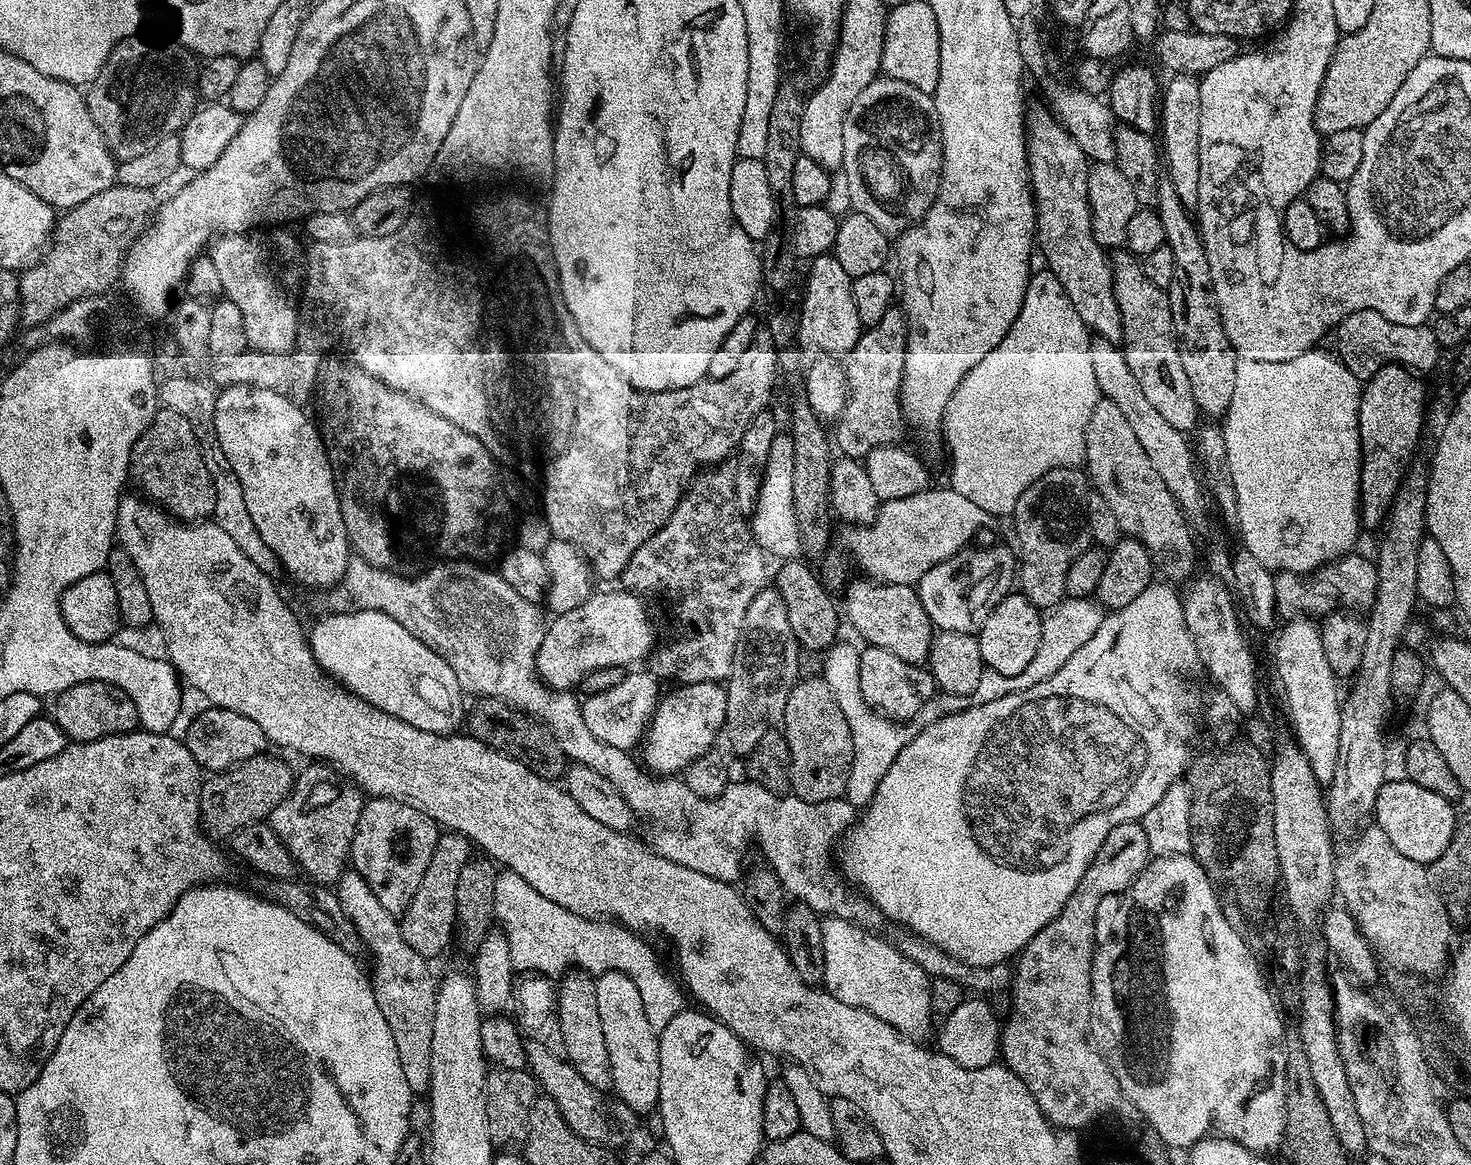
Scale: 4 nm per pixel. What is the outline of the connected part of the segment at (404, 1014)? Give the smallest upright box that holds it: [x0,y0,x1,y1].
[334,870,438,1094]

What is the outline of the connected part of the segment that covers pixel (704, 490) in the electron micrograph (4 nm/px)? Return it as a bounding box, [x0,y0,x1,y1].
[622,462,769,685]

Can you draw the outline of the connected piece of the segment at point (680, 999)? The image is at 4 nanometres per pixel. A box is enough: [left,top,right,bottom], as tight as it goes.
[492,870,685,1030]

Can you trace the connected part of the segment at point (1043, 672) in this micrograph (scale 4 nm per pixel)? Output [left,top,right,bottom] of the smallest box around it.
[974,598,1106,704]

